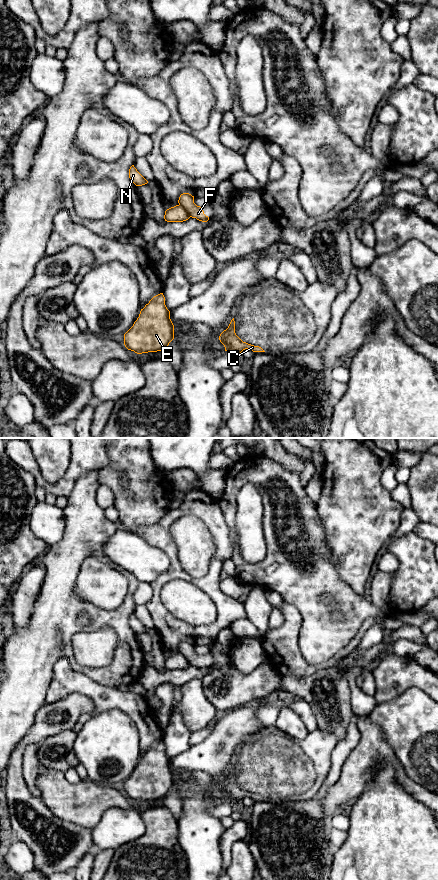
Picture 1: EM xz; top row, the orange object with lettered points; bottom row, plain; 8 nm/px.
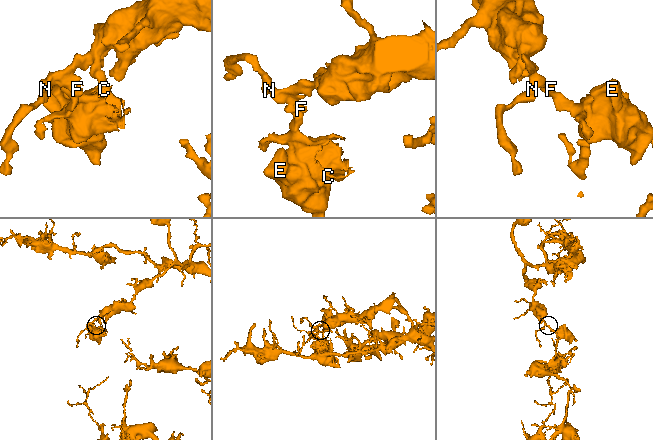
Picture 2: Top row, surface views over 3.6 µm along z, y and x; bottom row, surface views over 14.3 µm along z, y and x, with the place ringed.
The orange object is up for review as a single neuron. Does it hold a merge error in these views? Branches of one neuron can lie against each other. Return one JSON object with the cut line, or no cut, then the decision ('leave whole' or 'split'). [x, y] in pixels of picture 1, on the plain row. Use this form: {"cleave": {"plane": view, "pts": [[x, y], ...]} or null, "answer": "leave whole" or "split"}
{"cleave": {"plane": "xz", "pts": [[179, 652], [190, 664]]}, "answer": "split"}

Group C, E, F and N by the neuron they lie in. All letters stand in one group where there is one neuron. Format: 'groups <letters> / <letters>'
groups C E / F N

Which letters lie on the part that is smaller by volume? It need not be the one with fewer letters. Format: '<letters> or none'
C, E

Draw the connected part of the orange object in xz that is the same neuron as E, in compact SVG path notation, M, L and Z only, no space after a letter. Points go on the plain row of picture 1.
M163 741L141 757L133 774L124 782L124 793L137 802L163 799L174 787L174 773Z

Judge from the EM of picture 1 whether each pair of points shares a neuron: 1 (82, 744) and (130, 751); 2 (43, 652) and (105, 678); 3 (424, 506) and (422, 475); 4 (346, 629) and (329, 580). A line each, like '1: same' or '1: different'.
1: same
2: same
3: same
4: same

